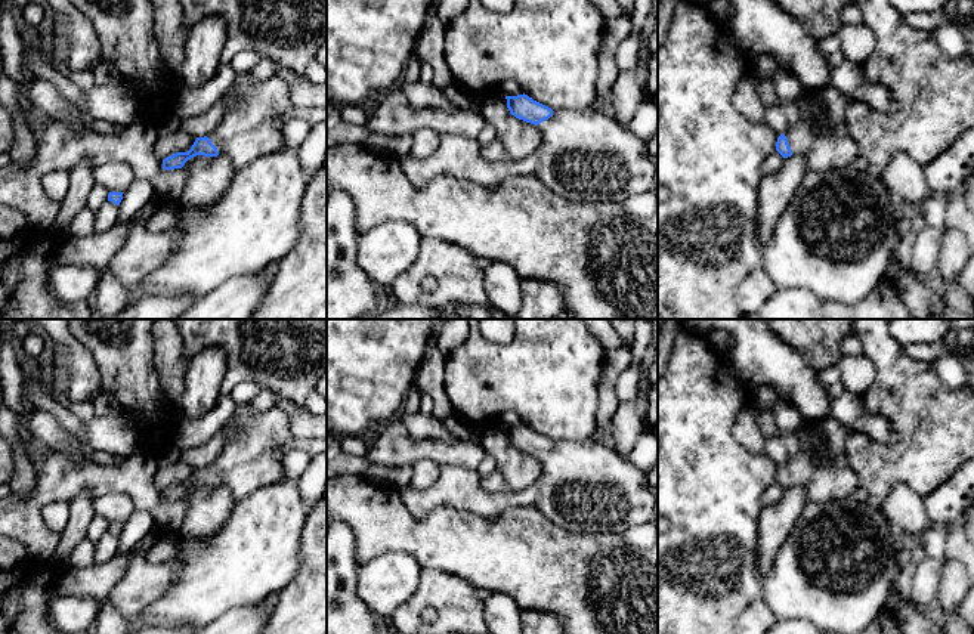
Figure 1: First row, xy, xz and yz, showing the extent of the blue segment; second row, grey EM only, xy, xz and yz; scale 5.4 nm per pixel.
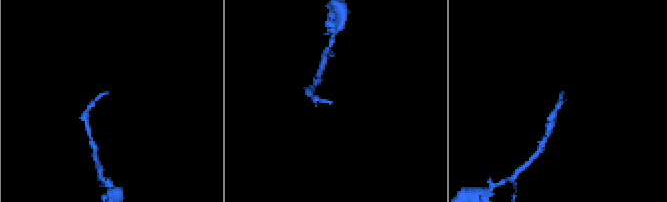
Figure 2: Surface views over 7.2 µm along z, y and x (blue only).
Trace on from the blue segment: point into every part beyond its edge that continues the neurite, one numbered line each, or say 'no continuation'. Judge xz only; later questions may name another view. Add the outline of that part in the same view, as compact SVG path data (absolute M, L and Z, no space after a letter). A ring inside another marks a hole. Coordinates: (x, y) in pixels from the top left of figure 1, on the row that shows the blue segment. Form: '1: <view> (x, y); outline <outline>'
1: xz (586, 155); outline M554 109L553 115L539 123L542 133L539 148L525 160L483 161L476 139L460 134L443 134L437 149L427 158L411 154L399 157L401 167L415 188L426 186L439 176L452 176L495 189L513 176L534 176L548 189L572 202L624 202L628 197L653 191L658 180L656 166L647 152L647 142L634 136L618 120L596 111Z

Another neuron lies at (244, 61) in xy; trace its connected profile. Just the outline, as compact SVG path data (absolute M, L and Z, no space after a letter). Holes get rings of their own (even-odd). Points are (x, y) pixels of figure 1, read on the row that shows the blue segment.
M241 50L232 58L229 65L235 69L236 74L247 74L260 62L262 58L263 56L257 52Z

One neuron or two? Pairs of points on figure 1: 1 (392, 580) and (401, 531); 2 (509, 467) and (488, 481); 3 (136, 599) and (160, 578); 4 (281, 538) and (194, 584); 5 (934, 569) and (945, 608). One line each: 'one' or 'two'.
1: two
2: two
3: one
4: one
5: two

